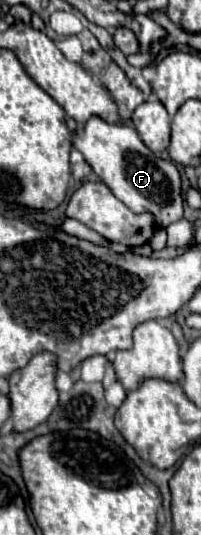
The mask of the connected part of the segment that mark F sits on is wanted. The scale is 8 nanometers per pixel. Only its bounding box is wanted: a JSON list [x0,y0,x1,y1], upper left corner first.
[73,117,183,227]

